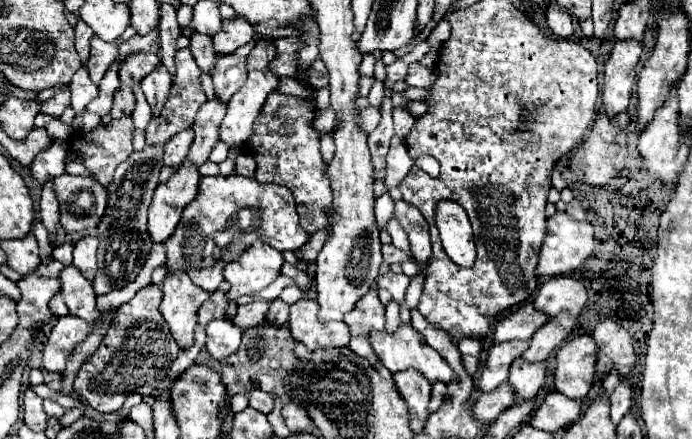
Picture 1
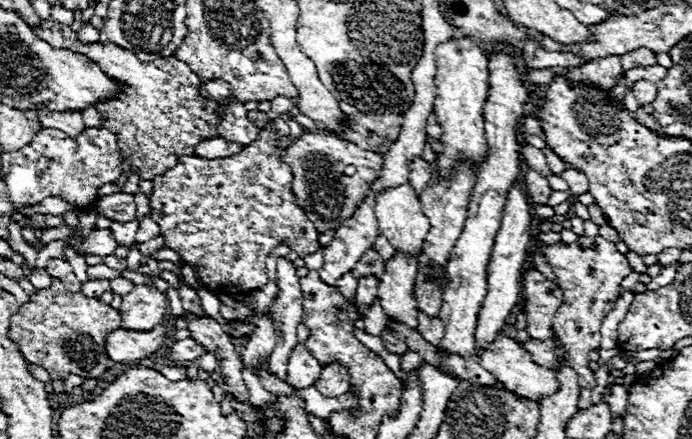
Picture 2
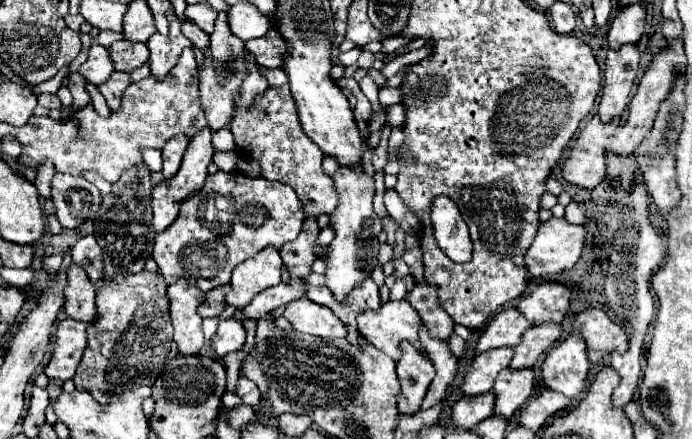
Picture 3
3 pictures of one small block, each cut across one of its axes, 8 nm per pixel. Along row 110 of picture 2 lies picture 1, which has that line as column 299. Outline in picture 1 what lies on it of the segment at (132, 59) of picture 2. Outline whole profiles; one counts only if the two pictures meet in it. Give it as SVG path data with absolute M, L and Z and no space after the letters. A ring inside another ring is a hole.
M272 92L254 122L254 134L244 144L244 150L256 160L254 178L258 178L258 182L290 188L300 214L300 226L308 234L330 224L332 186L330 178L326 178L326 162L322 160L318 132L314 130L314 104L296 96Z

